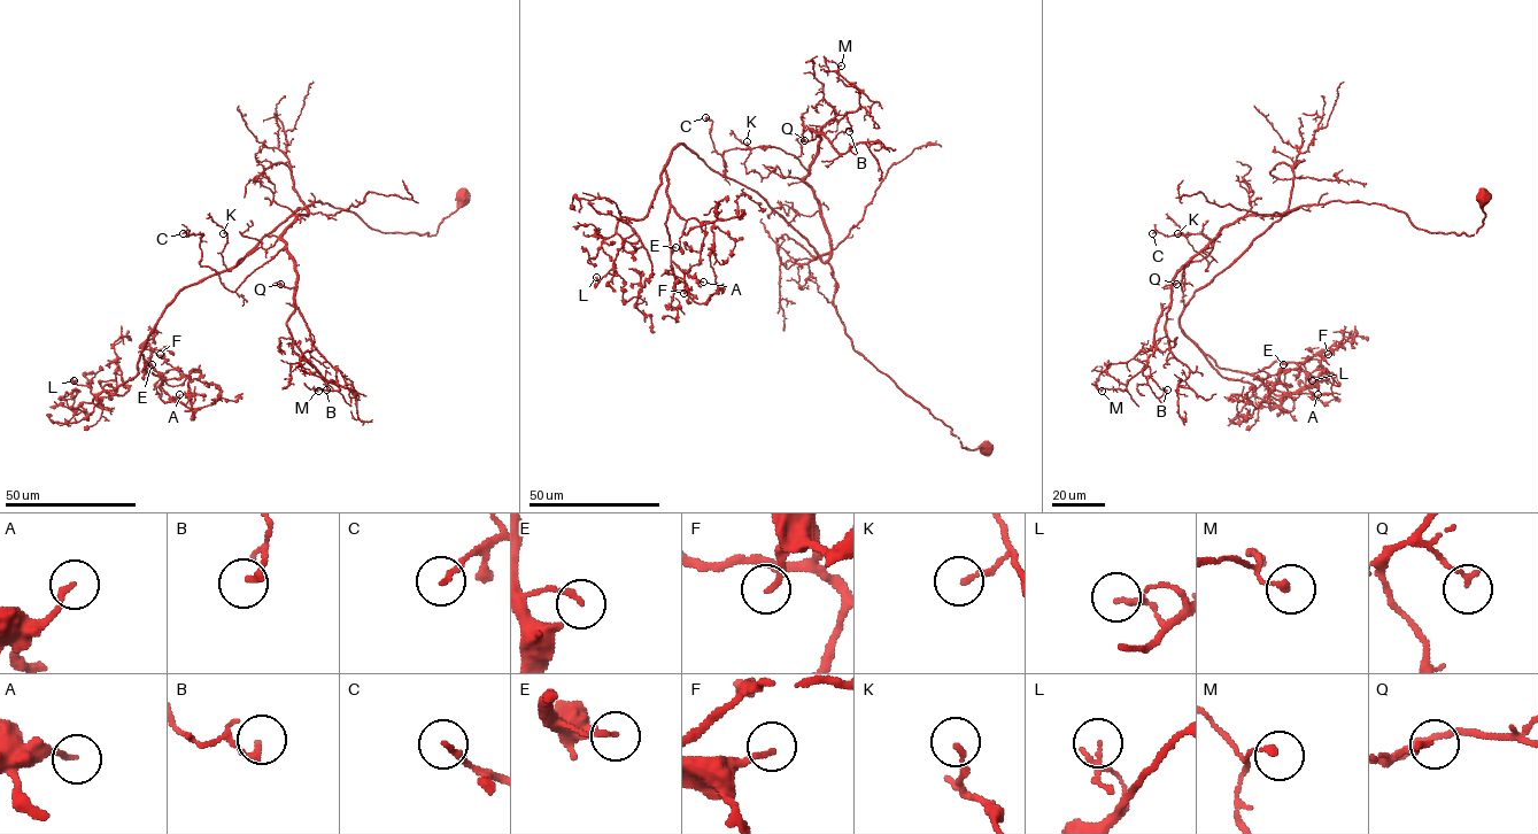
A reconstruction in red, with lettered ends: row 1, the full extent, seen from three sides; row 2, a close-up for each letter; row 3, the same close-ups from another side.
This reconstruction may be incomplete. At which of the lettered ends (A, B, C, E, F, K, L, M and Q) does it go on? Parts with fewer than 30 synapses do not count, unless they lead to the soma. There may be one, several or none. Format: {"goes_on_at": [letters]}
{"goes_on_at": []}

